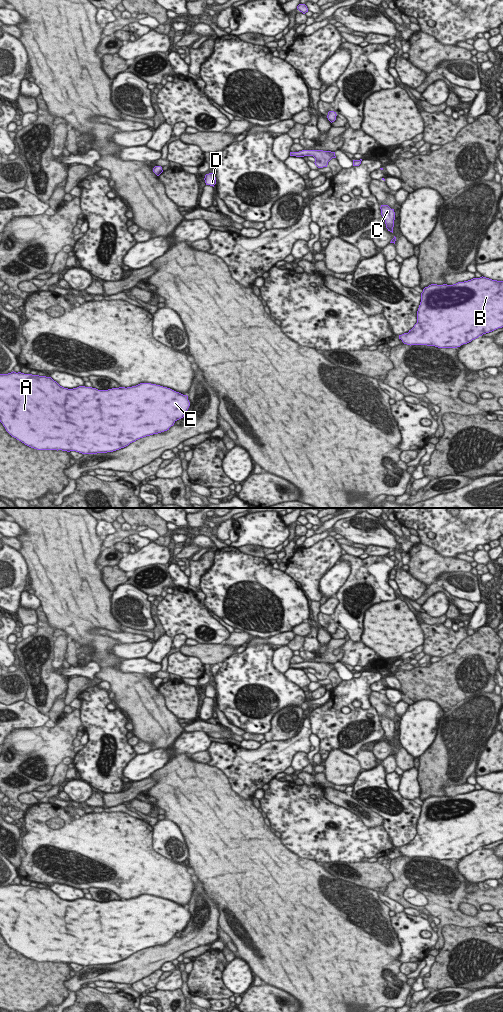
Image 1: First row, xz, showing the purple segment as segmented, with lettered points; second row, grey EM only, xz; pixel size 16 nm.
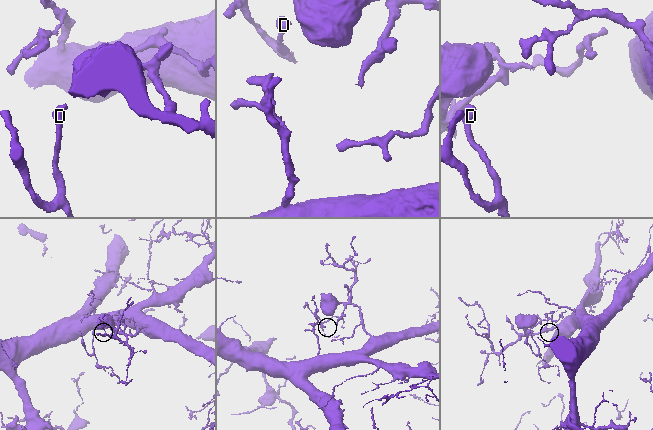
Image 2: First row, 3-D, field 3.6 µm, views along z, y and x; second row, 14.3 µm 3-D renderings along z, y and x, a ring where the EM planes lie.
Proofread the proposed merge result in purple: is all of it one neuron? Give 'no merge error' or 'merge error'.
no merge error

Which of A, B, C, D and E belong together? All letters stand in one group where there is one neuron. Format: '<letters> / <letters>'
A B C D E

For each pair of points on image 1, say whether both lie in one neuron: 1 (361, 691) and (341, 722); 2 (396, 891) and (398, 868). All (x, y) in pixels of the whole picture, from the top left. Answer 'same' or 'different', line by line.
1: same
2: same

